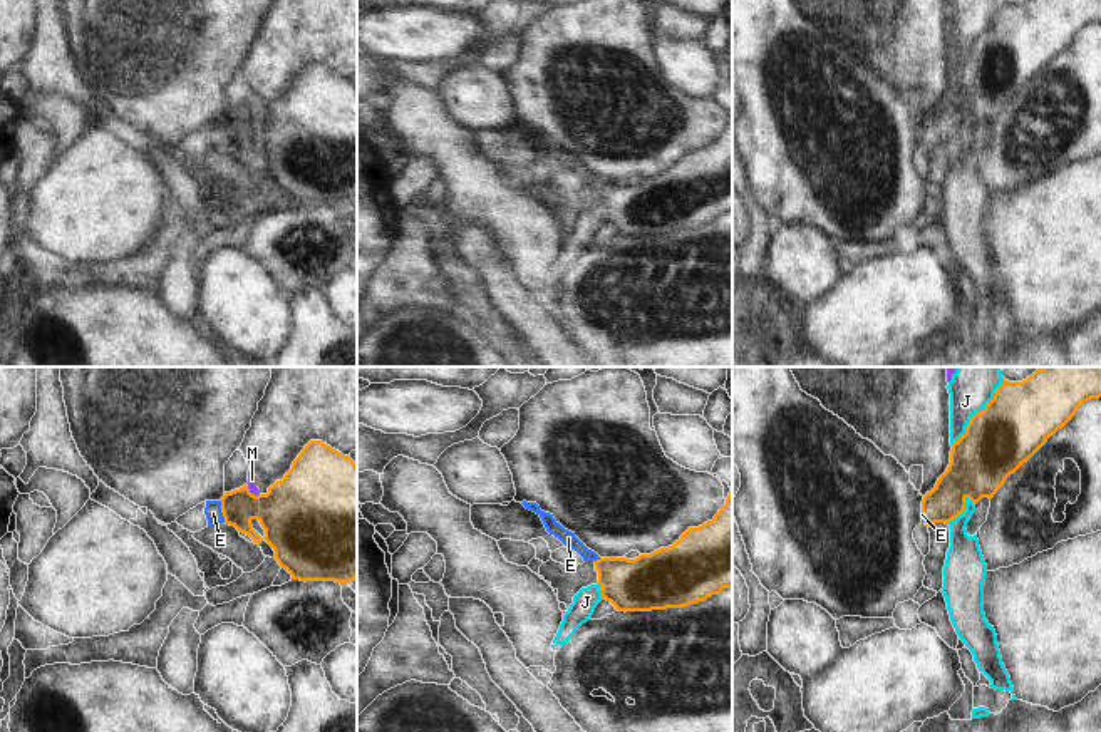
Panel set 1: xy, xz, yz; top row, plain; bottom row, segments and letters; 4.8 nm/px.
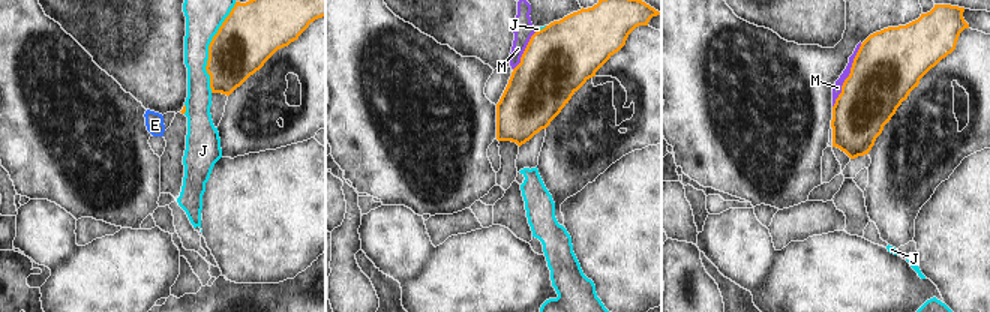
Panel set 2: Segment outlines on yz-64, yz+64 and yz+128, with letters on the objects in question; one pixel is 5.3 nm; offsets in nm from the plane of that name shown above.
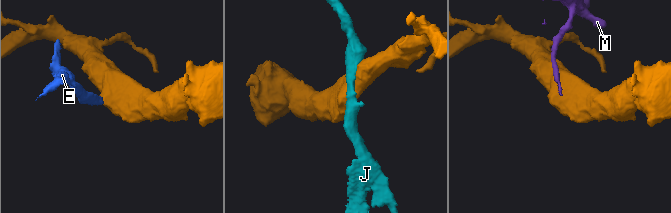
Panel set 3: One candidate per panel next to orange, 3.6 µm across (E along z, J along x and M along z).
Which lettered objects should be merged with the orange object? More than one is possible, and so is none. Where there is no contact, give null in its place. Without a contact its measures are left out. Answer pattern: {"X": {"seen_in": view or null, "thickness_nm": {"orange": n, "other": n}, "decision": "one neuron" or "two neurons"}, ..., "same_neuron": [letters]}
{"E": {"seen_in": "xy", "thickness_nm": {"orange": 180, "other": 80}, "decision": "one neuron"}, "J": {"seen_in": "yz", "thickness_nm": {"orange": 320, "other": 220}, "decision": "two neurons"}, "M": {"seen_in": "xy", "thickness_nm": {"orange": 360, "other": 50}, "decision": "two neurons"}, "same_neuron": ["E"]}

